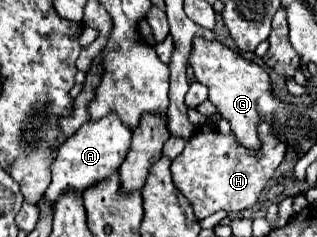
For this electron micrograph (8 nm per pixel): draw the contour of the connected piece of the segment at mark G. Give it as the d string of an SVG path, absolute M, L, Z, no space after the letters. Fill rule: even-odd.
M196 36L192 40L192 48L194 50L190 54L188 64L192 66L196 80L200 84L208 86L210 102L218 108L220 116L232 124L232 132L238 138L238 142L250 150L258 150L260 148L260 140L256 134L258 120L266 118L268 122L272 122L272 118L276 116L280 126L284 126L284 122L288 120L294 106L284 104L272 96L270 78L268 78L266 70L262 70L258 64L242 58L236 50L224 46L222 42L208 42L208 40Z

